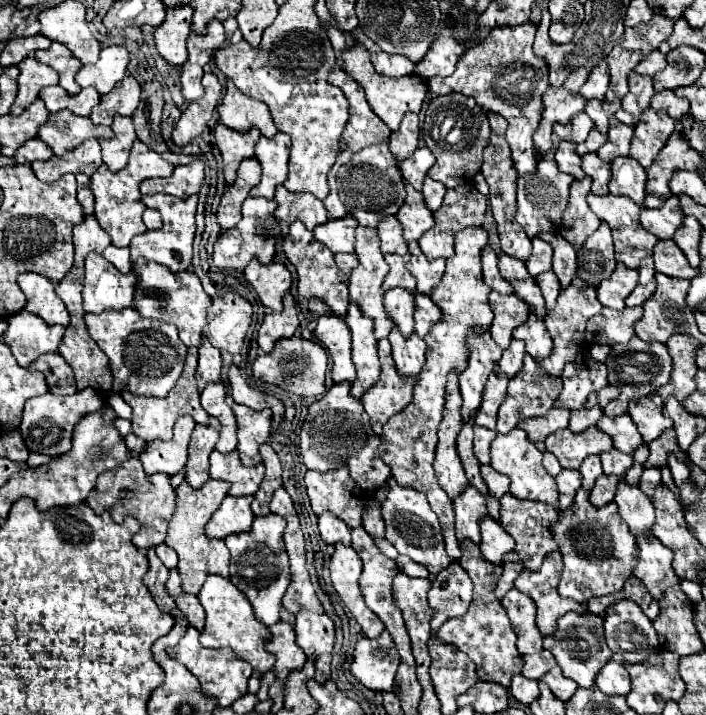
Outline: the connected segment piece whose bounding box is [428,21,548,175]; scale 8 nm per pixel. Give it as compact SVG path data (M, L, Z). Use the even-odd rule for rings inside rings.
M532 21L514 27L494 27L480 45L460 57L456 71L450 77L428 79L432 97L462 93L466 97L474 97L484 111L494 111L506 117L506 141L510 145L518 175L534 171L538 165L538 151L534 151L532 135L538 129L542 115L542 93L548 87L546 61L532 51L536 29L538 25Z

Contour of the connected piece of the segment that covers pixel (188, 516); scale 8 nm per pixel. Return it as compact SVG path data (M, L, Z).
M208 481L200 489L188 487L188 483L180 483L176 489L176 499L178 499L178 509L174 511L166 535L166 545L170 545L180 561L178 561L178 571L182 577L182 589L186 593L198 593L202 589L202 583L206 581L208 575L222 575L229 577L230 552L224 540L208 539L204 533L206 523L210 521L210 515L218 509L222 499L228 495L228 483L220 481Z

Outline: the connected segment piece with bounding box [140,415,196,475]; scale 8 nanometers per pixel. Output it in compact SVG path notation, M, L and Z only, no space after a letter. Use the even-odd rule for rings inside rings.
M184 415L176 421L174 437L170 441L154 439L146 443L146 451L142 451L140 455L146 475L152 475L152 473L174 475L184 469L186 457L188 457L188 443L190 443L194 425L196 425L194 419Z

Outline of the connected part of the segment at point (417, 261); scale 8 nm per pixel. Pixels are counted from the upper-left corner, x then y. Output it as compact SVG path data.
M408 241L410 259L406 263L408 271L416 277L416 291L418 293L430 293L434 285L440 283L446 267L446 259L434 259L430 261L418 247L418 241Z

